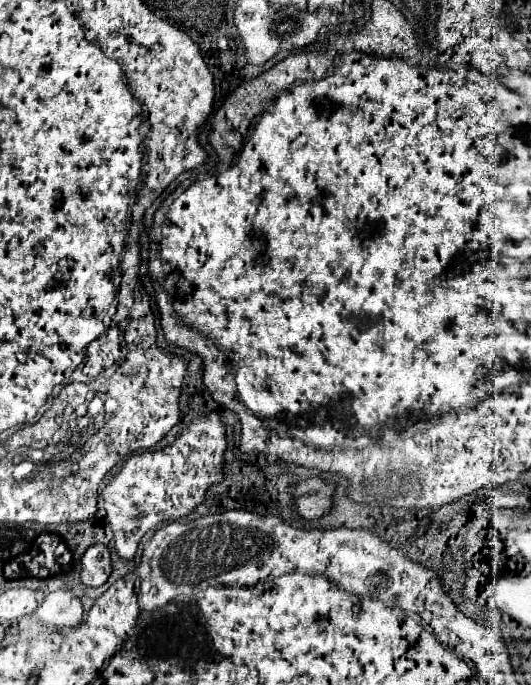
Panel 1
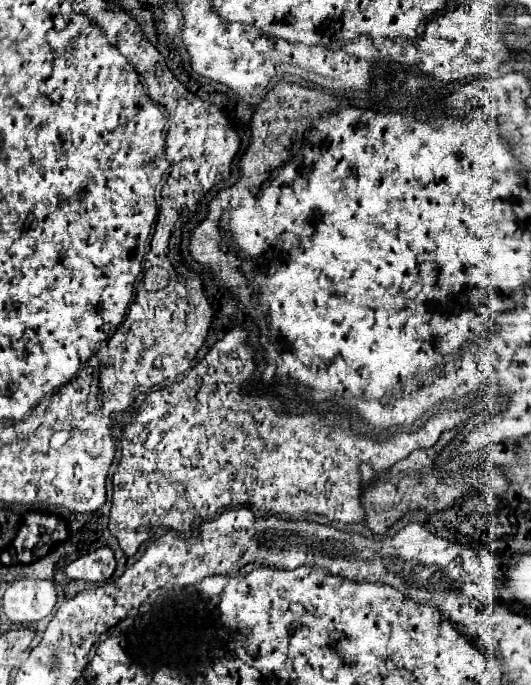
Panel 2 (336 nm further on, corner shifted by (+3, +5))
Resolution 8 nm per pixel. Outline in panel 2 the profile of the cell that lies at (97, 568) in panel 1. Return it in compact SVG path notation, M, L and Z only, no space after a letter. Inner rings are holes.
M102 546L90 554L80 556L72 564L64 568L64 574L72 580L86 580L86 582L104 582L112 576L116 568L114 552L108 546Z

